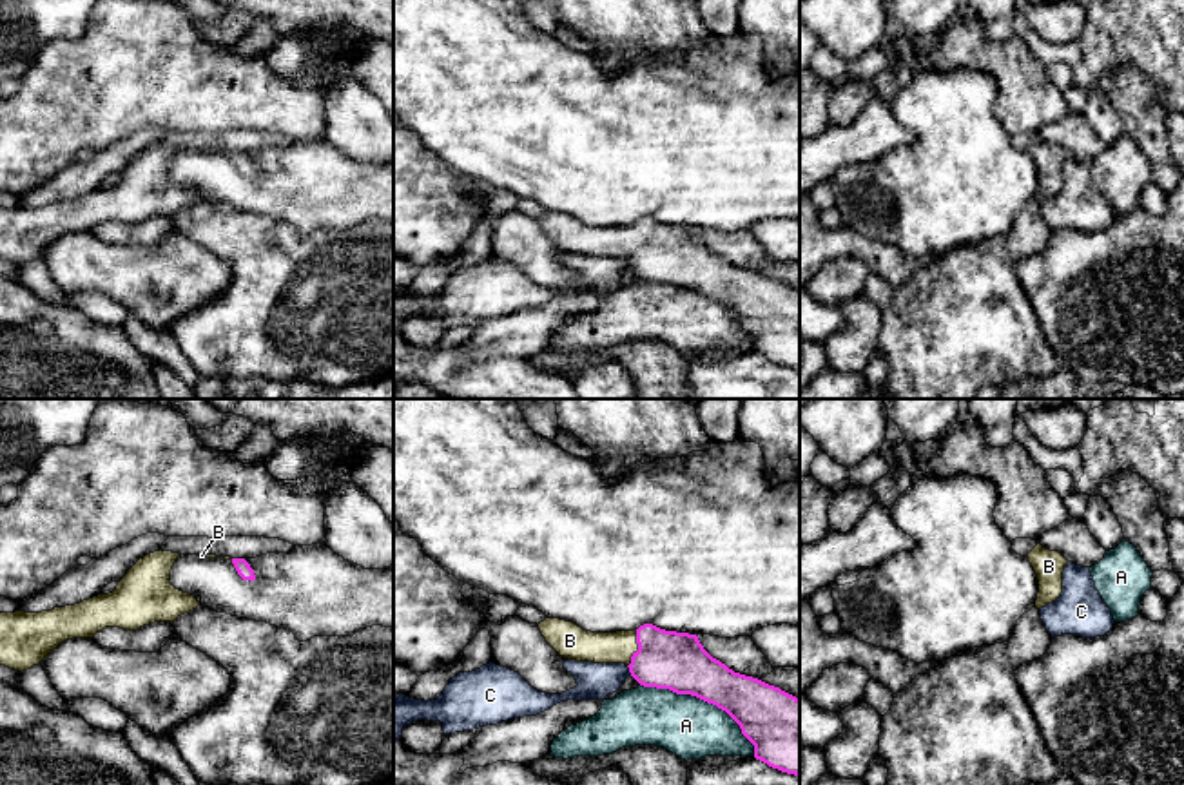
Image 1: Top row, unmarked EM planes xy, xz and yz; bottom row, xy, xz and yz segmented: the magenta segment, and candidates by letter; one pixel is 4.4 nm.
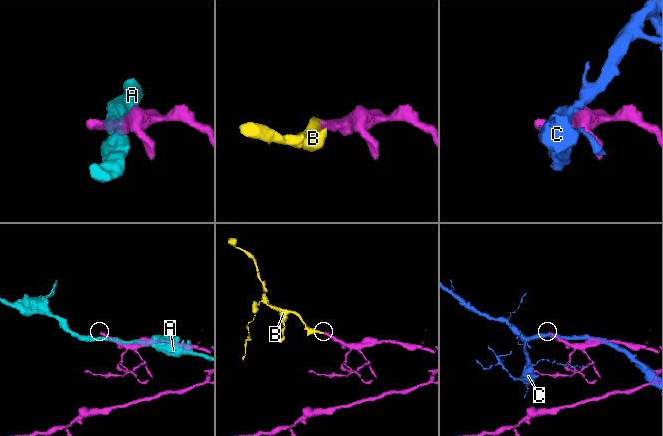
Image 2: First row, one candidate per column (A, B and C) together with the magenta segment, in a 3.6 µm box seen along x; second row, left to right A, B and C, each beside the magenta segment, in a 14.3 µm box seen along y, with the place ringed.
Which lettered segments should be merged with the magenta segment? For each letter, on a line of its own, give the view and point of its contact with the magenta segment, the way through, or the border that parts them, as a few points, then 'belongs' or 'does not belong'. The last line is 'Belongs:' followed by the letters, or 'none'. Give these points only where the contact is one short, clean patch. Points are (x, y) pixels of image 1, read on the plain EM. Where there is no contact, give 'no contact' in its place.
A: meets magenta in xz at (704, 294); does not belong
B: meets magenta in xz at (639, 242); runs through xz (671, 254), (657, 252), (639, 242), (602, 242); belongs
C: meets magenta in xz at (630, 263); does not belong
Belongs: B

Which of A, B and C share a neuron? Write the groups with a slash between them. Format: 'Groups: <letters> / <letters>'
Groups: A / B / C

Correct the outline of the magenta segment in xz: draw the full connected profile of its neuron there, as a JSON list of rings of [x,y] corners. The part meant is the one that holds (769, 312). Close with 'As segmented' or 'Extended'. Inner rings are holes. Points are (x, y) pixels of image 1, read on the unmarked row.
[[[546,212],[539,218],[546,236],[564,252],[595,257],[626,257],[644,281],[691,288],[725,305],[754,339],[754,352],[787,368],[800,370],[800,294],[758,272],[734,267],[713,252],[696,228],[644,218],[635,225],[591,227],[573,216]]]. Extended

